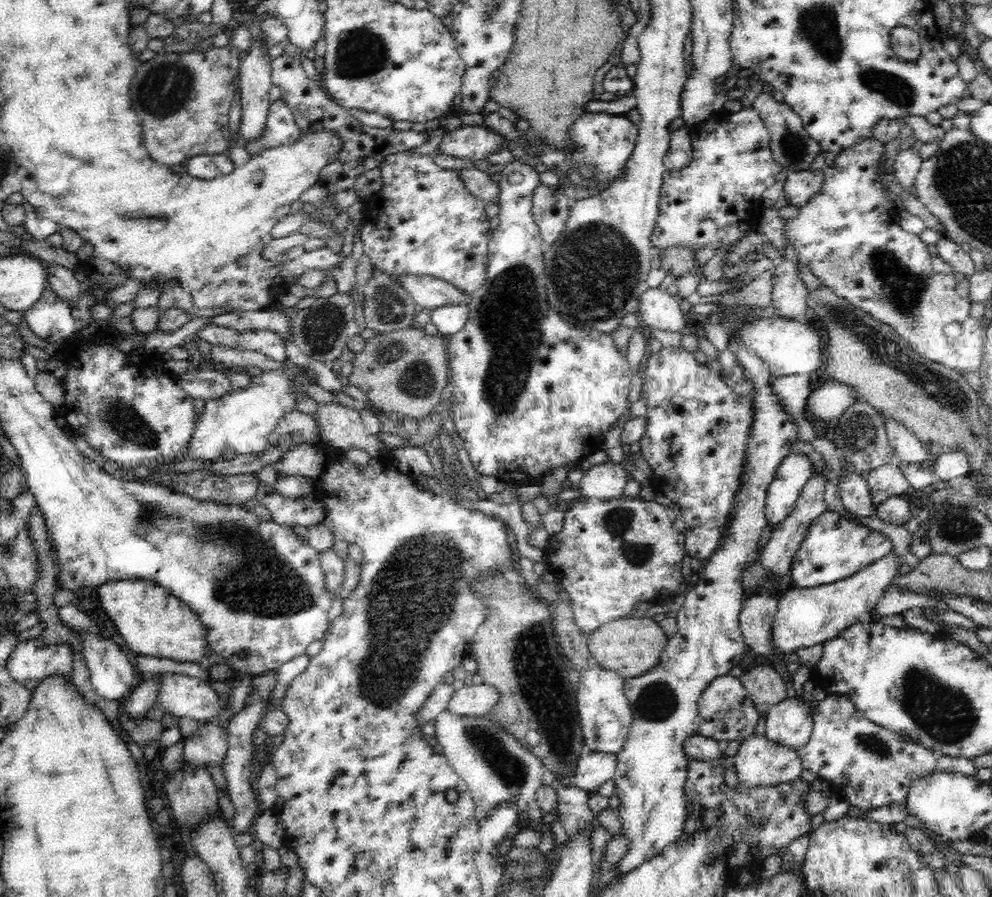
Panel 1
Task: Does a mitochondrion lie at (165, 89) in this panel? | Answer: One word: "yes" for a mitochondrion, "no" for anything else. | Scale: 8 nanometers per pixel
yes

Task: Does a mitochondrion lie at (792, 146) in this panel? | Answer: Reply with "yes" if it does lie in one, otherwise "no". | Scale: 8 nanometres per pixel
yes

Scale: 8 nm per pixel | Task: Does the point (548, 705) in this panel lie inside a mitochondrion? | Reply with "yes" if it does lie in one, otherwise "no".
yes

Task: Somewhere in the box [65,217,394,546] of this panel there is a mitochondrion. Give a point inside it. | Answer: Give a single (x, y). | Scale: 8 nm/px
(118, 415)

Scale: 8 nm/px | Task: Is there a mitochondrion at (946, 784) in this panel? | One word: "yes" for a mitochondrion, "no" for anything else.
no

